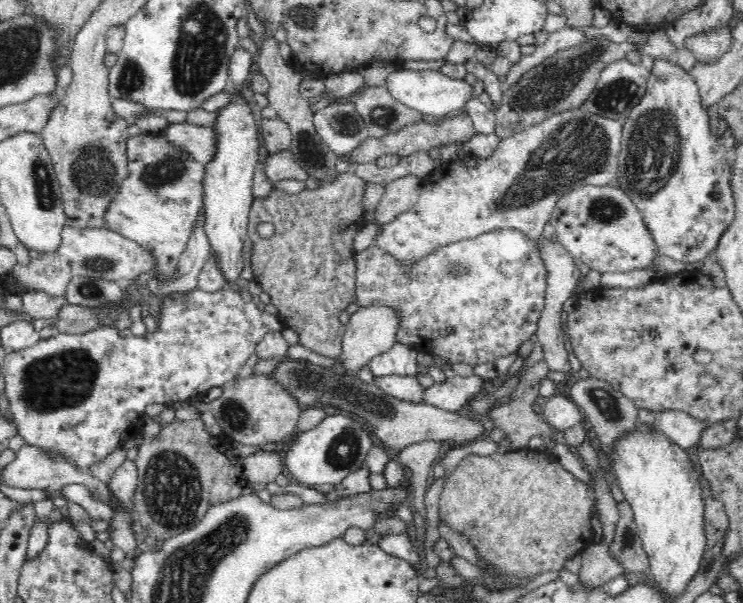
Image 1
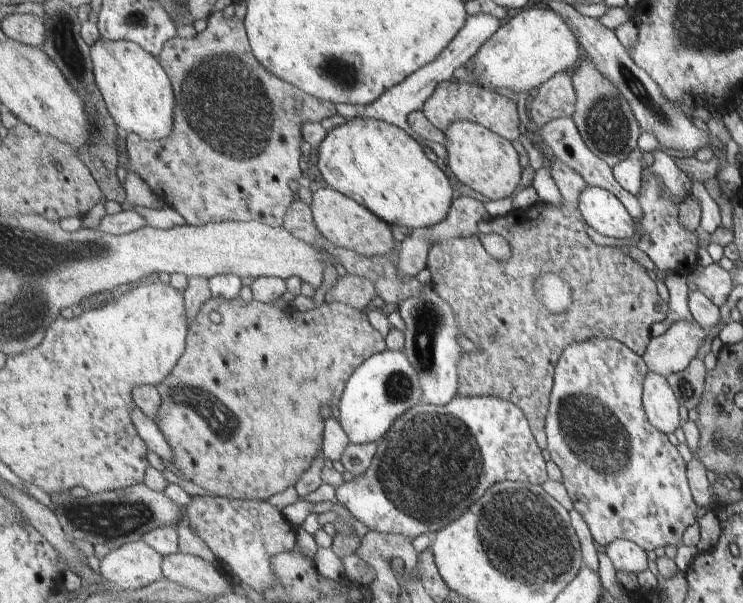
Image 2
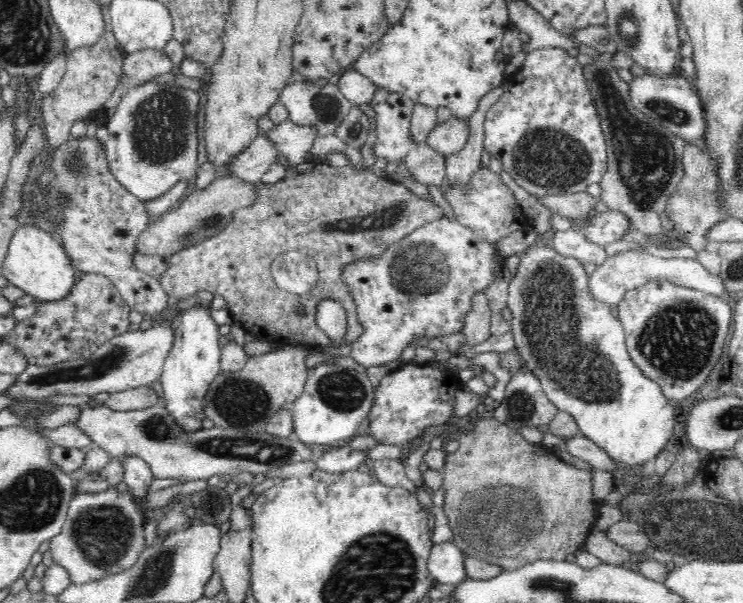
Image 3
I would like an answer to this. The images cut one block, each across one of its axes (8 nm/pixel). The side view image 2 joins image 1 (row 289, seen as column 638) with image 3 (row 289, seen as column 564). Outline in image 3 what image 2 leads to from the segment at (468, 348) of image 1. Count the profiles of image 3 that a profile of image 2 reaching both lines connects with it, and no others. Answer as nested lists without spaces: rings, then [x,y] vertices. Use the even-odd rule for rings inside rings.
[[[444,218],[434,220],[434,222],[424,224],[424,226],[417,228],[410,236],[406,236],[404,240],[401,240],[400,243],[394,244],[394,248],[388,248],[378,260],[358,260],[358,263],[351,263],[350,266],[346,268],[344,277],[346,283],[350,285],[350,291],[353,292],[354,299],[356,299],[358,319],[361,320],[361,324],[364,326],[364,333],[350,344],[349,357],[352,358],[352,360],[356,360],[360,366],[370,368],[370,366],[378,366],[398,358],[400,359],[402,350],[411,345],[411,340],[416,335],[433,337],[462,332],[466,314],[468,314],[470,308],[472,308],[472,296],[474,296],[476,292],[483,292],[483,288],[491,281],[491,270],[495,267],[495,264],[493,264],[493,260],[495,259],[494,251],[496,251],[494,246],[491,246],[491,243],[480,238],[470,227],[459,223],[457,220]]]

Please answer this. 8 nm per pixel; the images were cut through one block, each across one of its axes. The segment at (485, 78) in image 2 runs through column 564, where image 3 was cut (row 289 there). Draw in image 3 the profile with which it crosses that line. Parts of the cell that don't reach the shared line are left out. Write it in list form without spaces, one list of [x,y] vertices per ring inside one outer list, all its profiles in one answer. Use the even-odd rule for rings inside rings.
[[[36,224],[19,225],[12,236],[3,262],[3,275],[14,288],[20,288],[24,295],[36,298],[39,303],[57,303],[66,300],[74,288],[75,268],[71,264],[63,245],[49,232]]]

